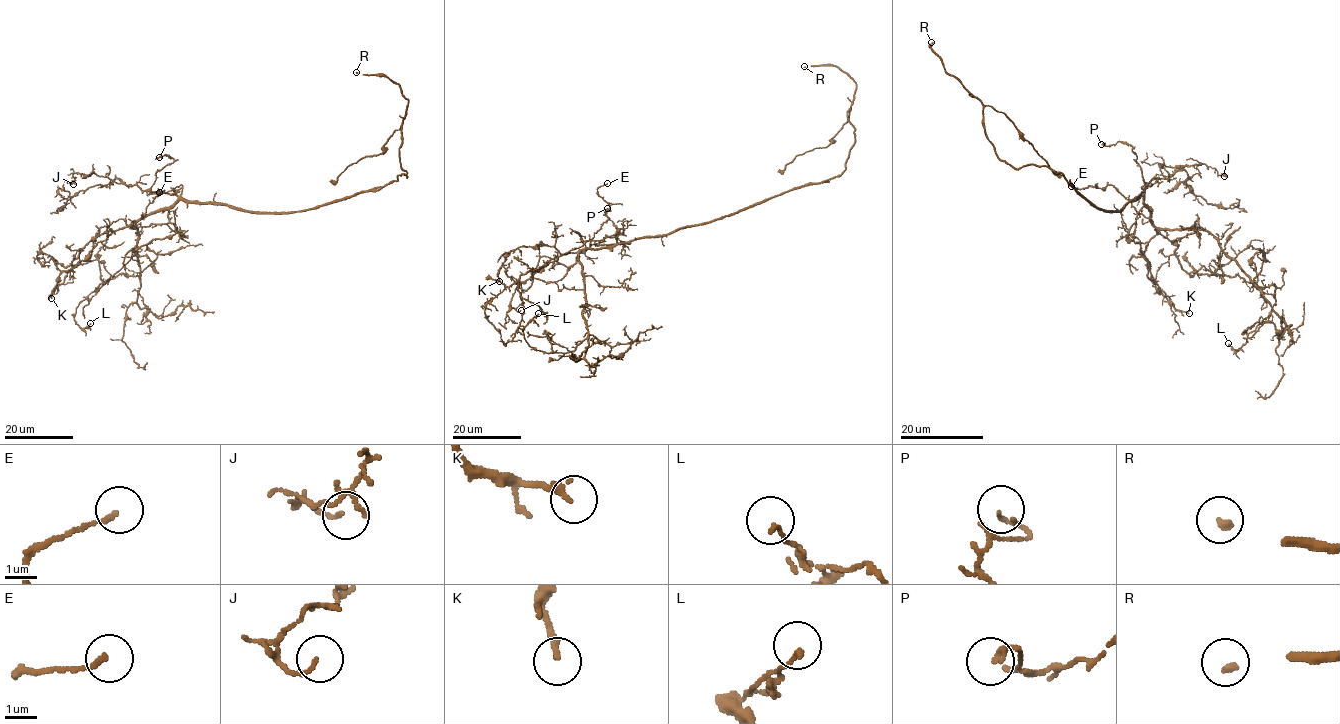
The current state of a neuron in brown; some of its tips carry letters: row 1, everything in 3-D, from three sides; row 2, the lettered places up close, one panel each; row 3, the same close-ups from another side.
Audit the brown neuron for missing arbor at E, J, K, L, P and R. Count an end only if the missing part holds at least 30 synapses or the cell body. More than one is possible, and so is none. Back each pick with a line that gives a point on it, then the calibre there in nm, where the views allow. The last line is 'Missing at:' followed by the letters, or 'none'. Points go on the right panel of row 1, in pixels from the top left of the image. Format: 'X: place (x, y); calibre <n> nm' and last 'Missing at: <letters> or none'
R: place (931, 42); calibre 170 nm
Missing at: R

